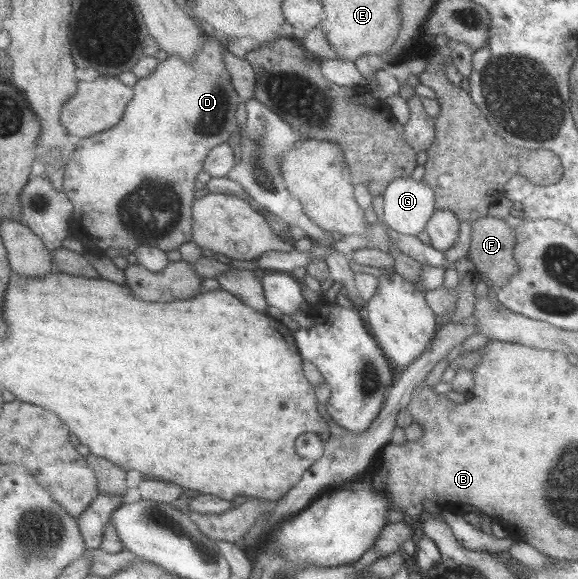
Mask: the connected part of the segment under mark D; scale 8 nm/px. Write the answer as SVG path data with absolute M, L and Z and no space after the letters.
M205 35L198 50L193 54L191 63L183 61L182 58L176 55L170 55L165 58L162 62L157 63L156 68L148 76L139 78L132 86L132 98L126 104L122 118L110 130L103 130L100 134L96 133L90 138L82 138L78 144L75 142L75 149L72 150L72 154L63 164L63 191L68 201L72 203L72 207L74 207L70 221L70 235L78 240L87 252L93 253L97 249L106 251L107 248L116 247L127 249L132 253L142 243L159 247L166 252L169 248L178 250L180 244L191 241L191 207L195 200L193 186L196 174L202 170L203 160L206 158L208 151L218 146L218 144L226 142L228 136L238 130L234 112L236 112L236 106L238 106L240 98L234 90L230 75L227 73L223 61L223 50L225 50L225 47L219 41L214 37Z

